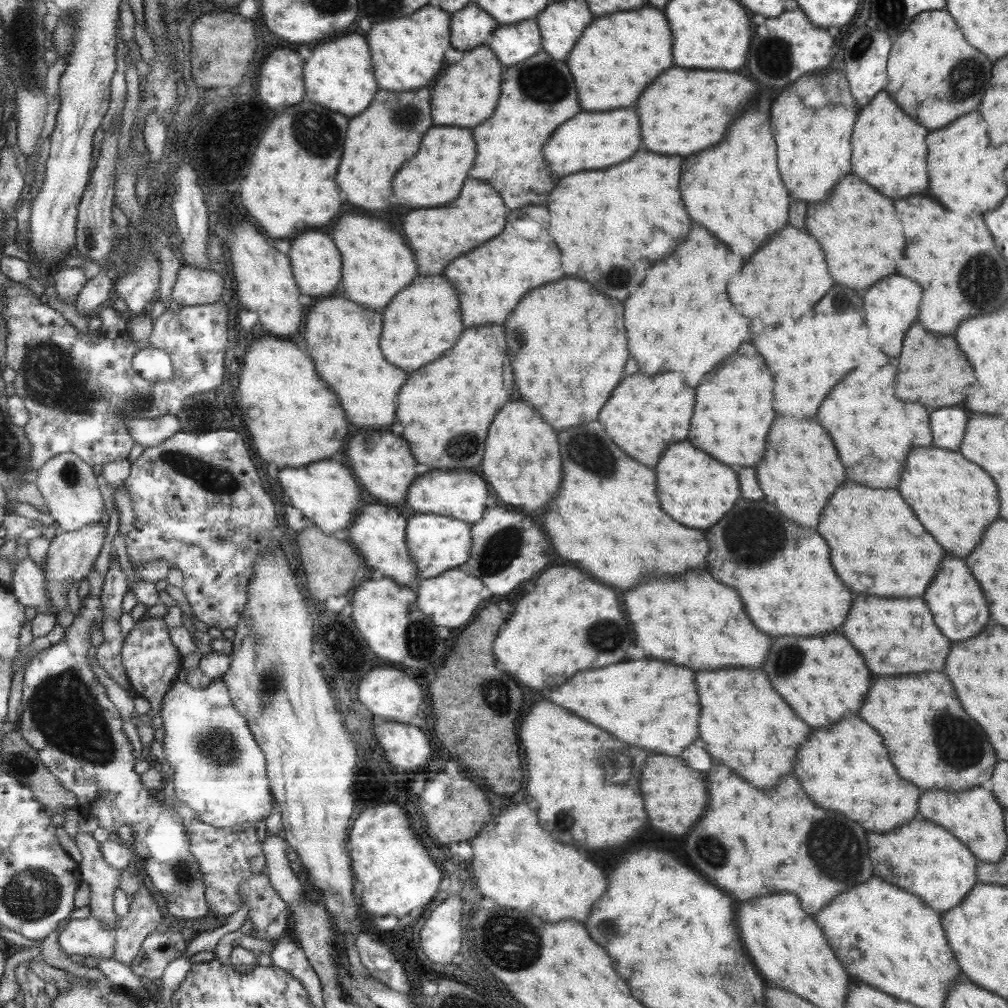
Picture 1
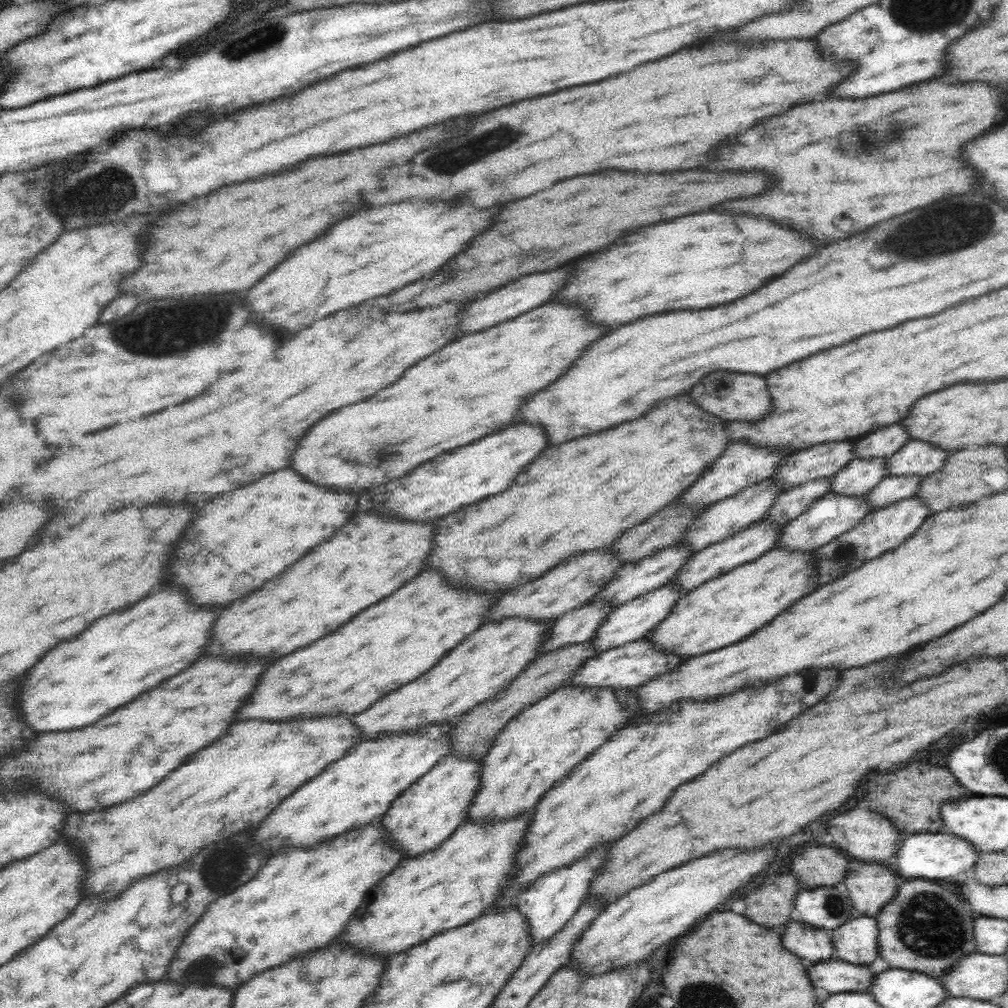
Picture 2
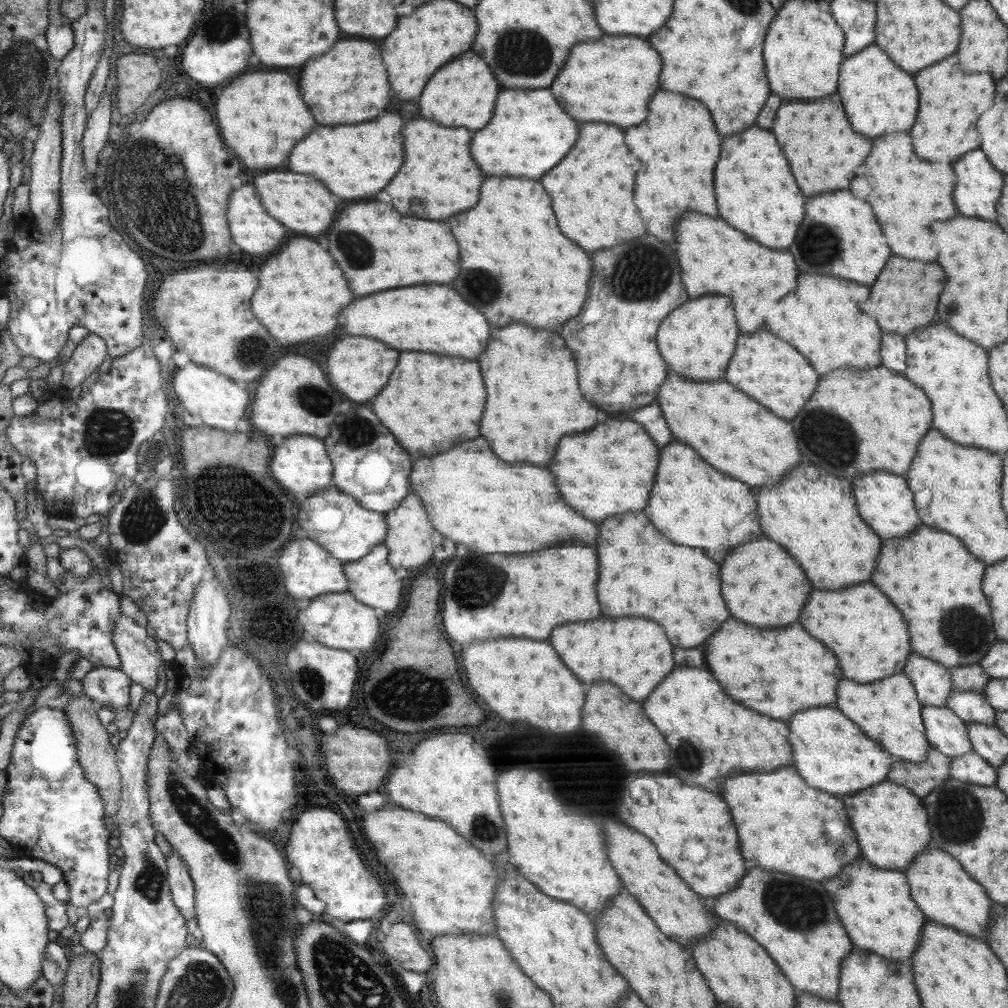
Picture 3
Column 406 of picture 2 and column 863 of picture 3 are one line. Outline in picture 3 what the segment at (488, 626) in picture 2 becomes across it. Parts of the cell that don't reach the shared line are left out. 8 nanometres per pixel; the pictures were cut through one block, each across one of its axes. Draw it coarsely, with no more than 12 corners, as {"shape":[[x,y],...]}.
{"shape":[[903,672],[843,678],[835,707],[893,759],[931,750]]}

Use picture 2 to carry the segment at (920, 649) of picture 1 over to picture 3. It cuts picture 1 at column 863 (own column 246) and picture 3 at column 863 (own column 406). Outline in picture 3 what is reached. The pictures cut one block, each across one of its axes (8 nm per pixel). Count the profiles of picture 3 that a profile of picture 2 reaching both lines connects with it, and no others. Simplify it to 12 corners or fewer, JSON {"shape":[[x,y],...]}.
{"shape":[[801,460],[753,488],[761,531],[817,590],[869,578],[849,482]]}

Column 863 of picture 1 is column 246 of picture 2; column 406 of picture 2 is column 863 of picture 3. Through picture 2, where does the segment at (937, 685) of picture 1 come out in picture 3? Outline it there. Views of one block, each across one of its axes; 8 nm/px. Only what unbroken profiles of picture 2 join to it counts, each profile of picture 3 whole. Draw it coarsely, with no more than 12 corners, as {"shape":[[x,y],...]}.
{"shape":[[869,582],[811,592],[799,624],[843,676],[901,673],[899,610]]}

